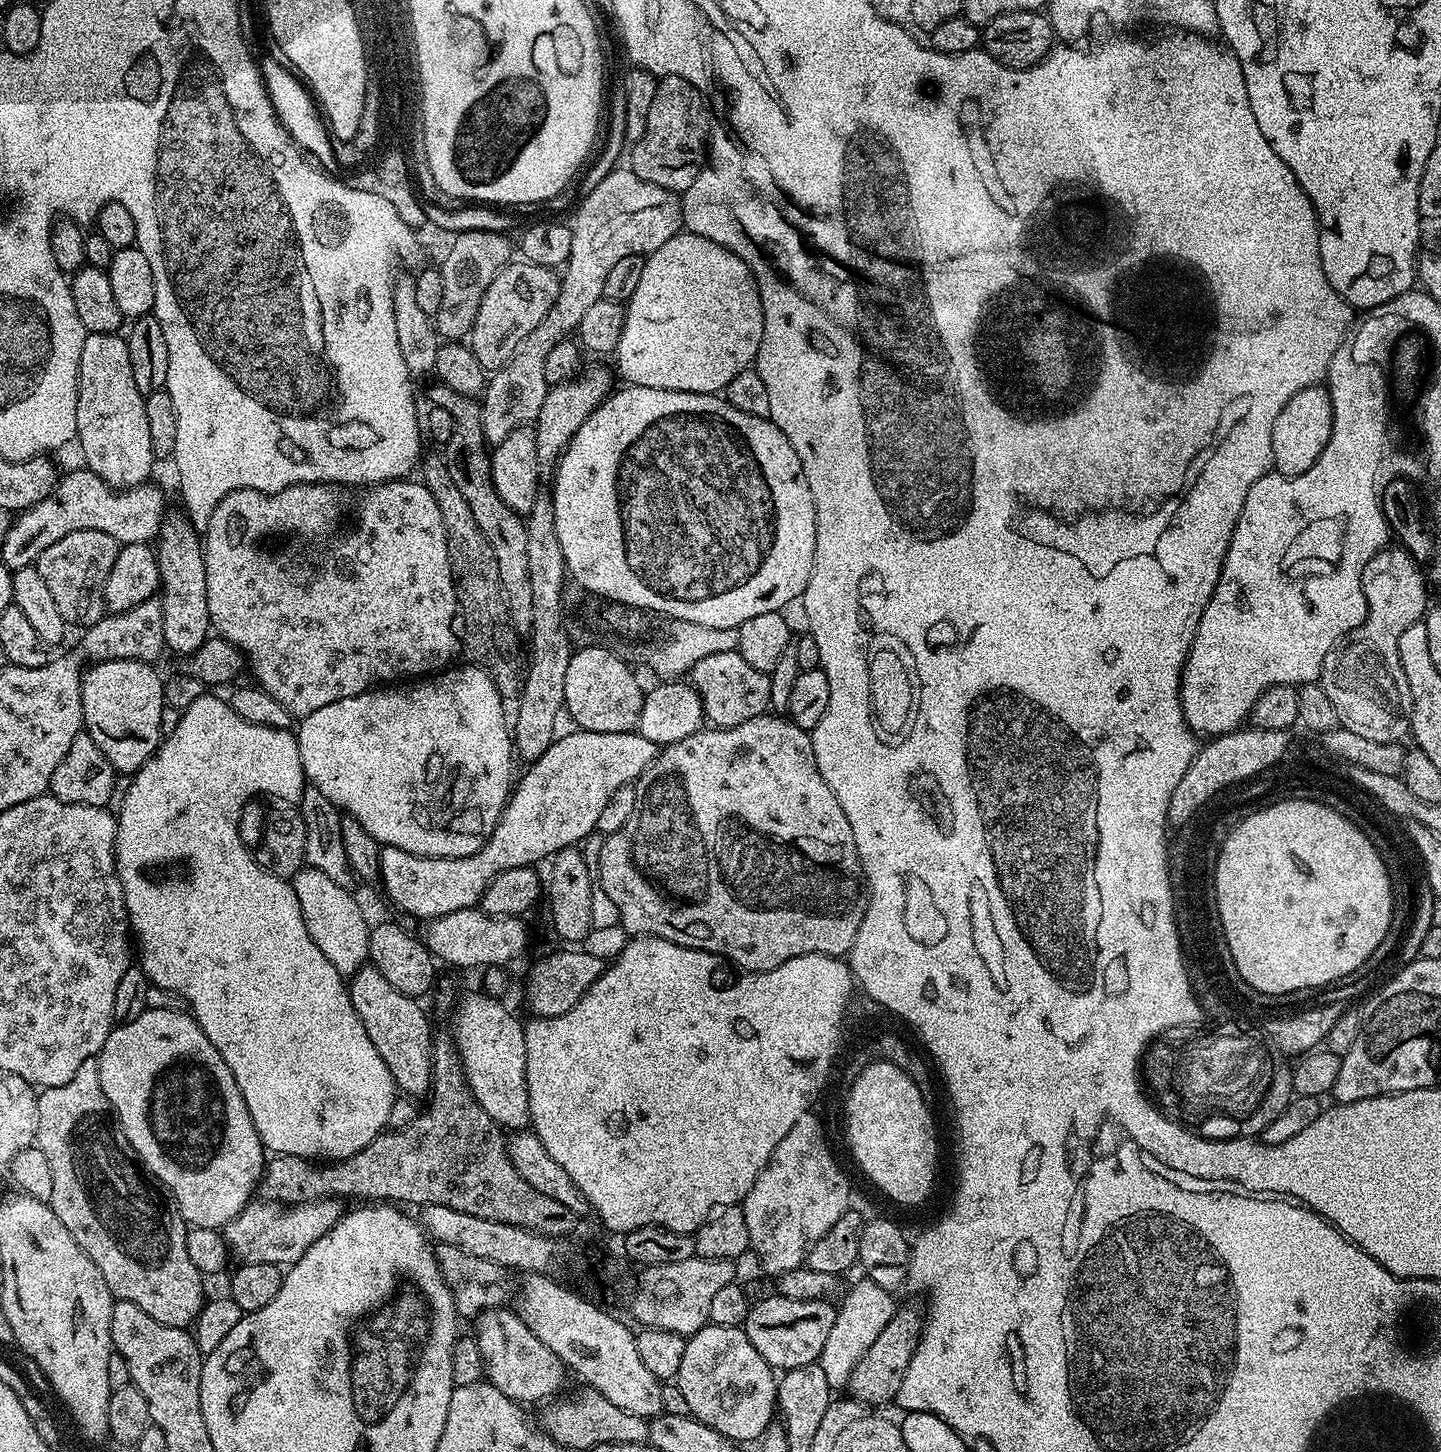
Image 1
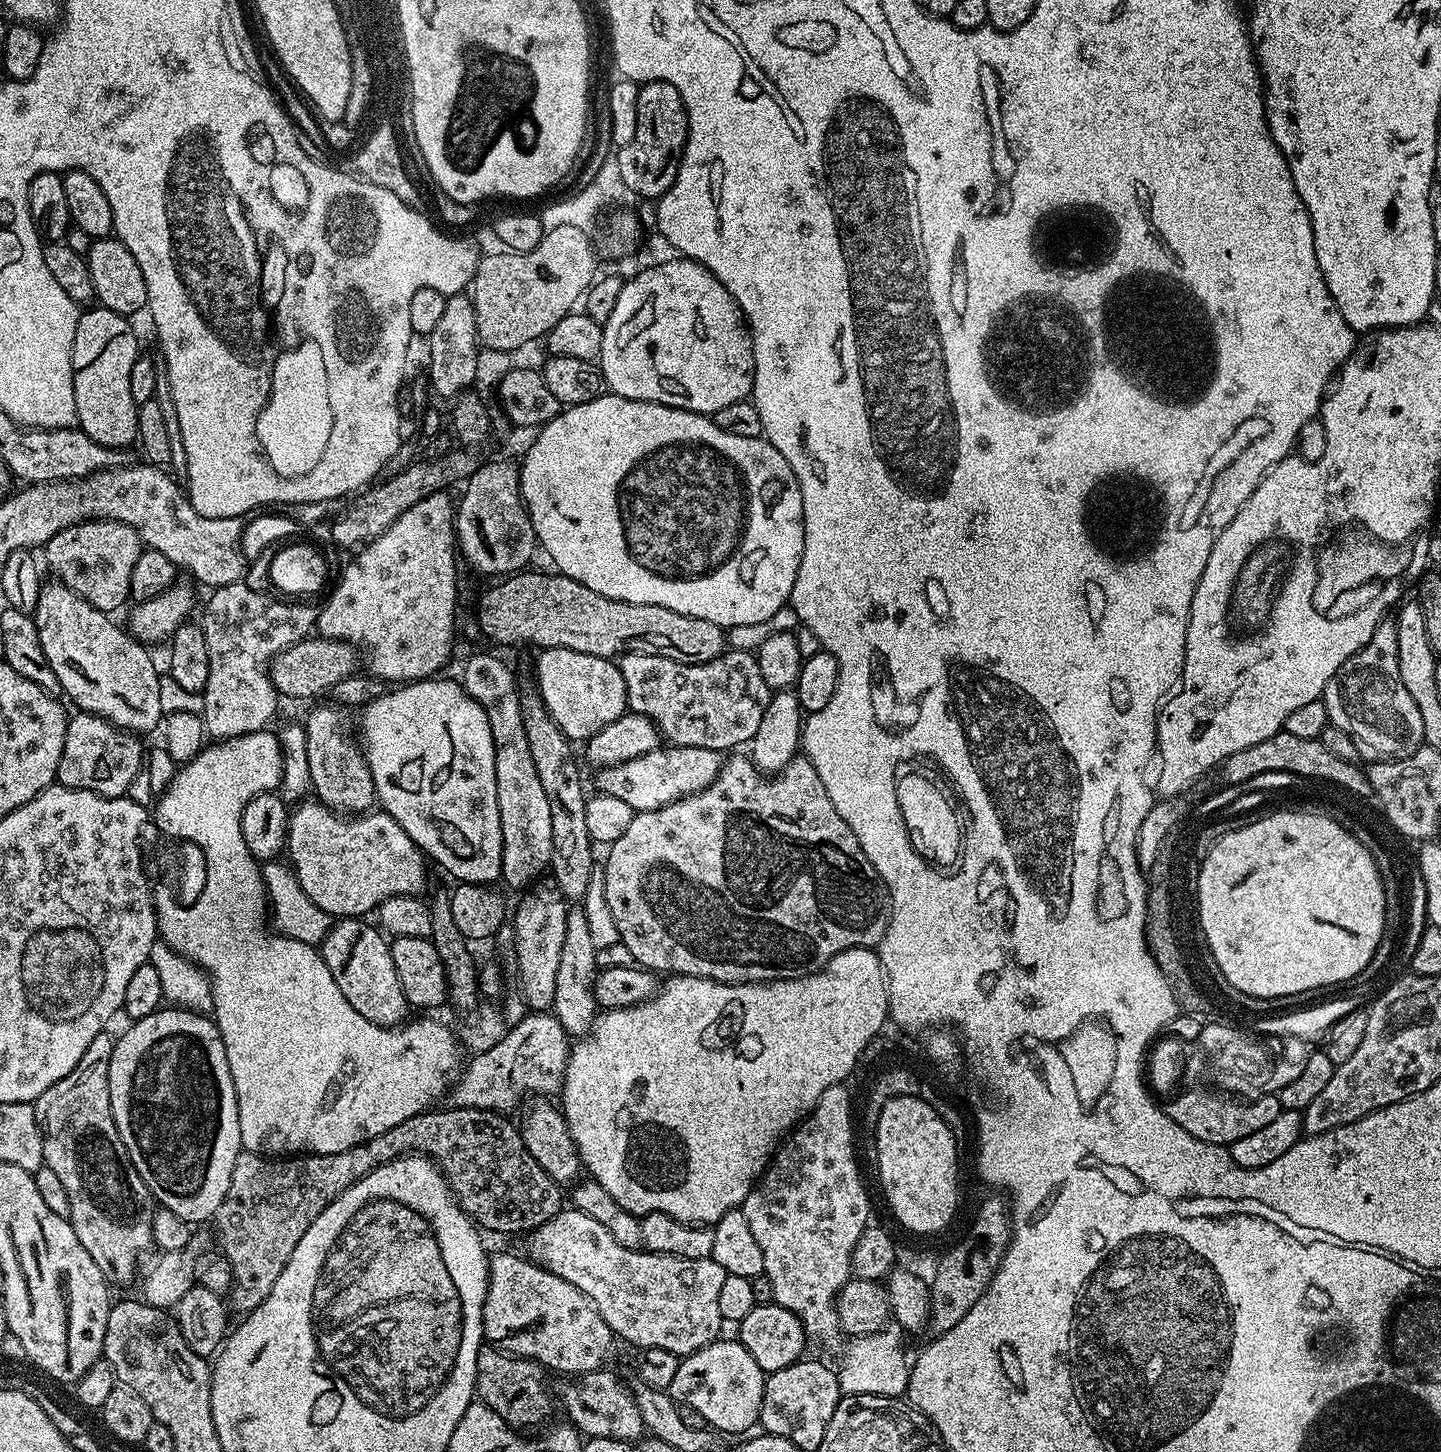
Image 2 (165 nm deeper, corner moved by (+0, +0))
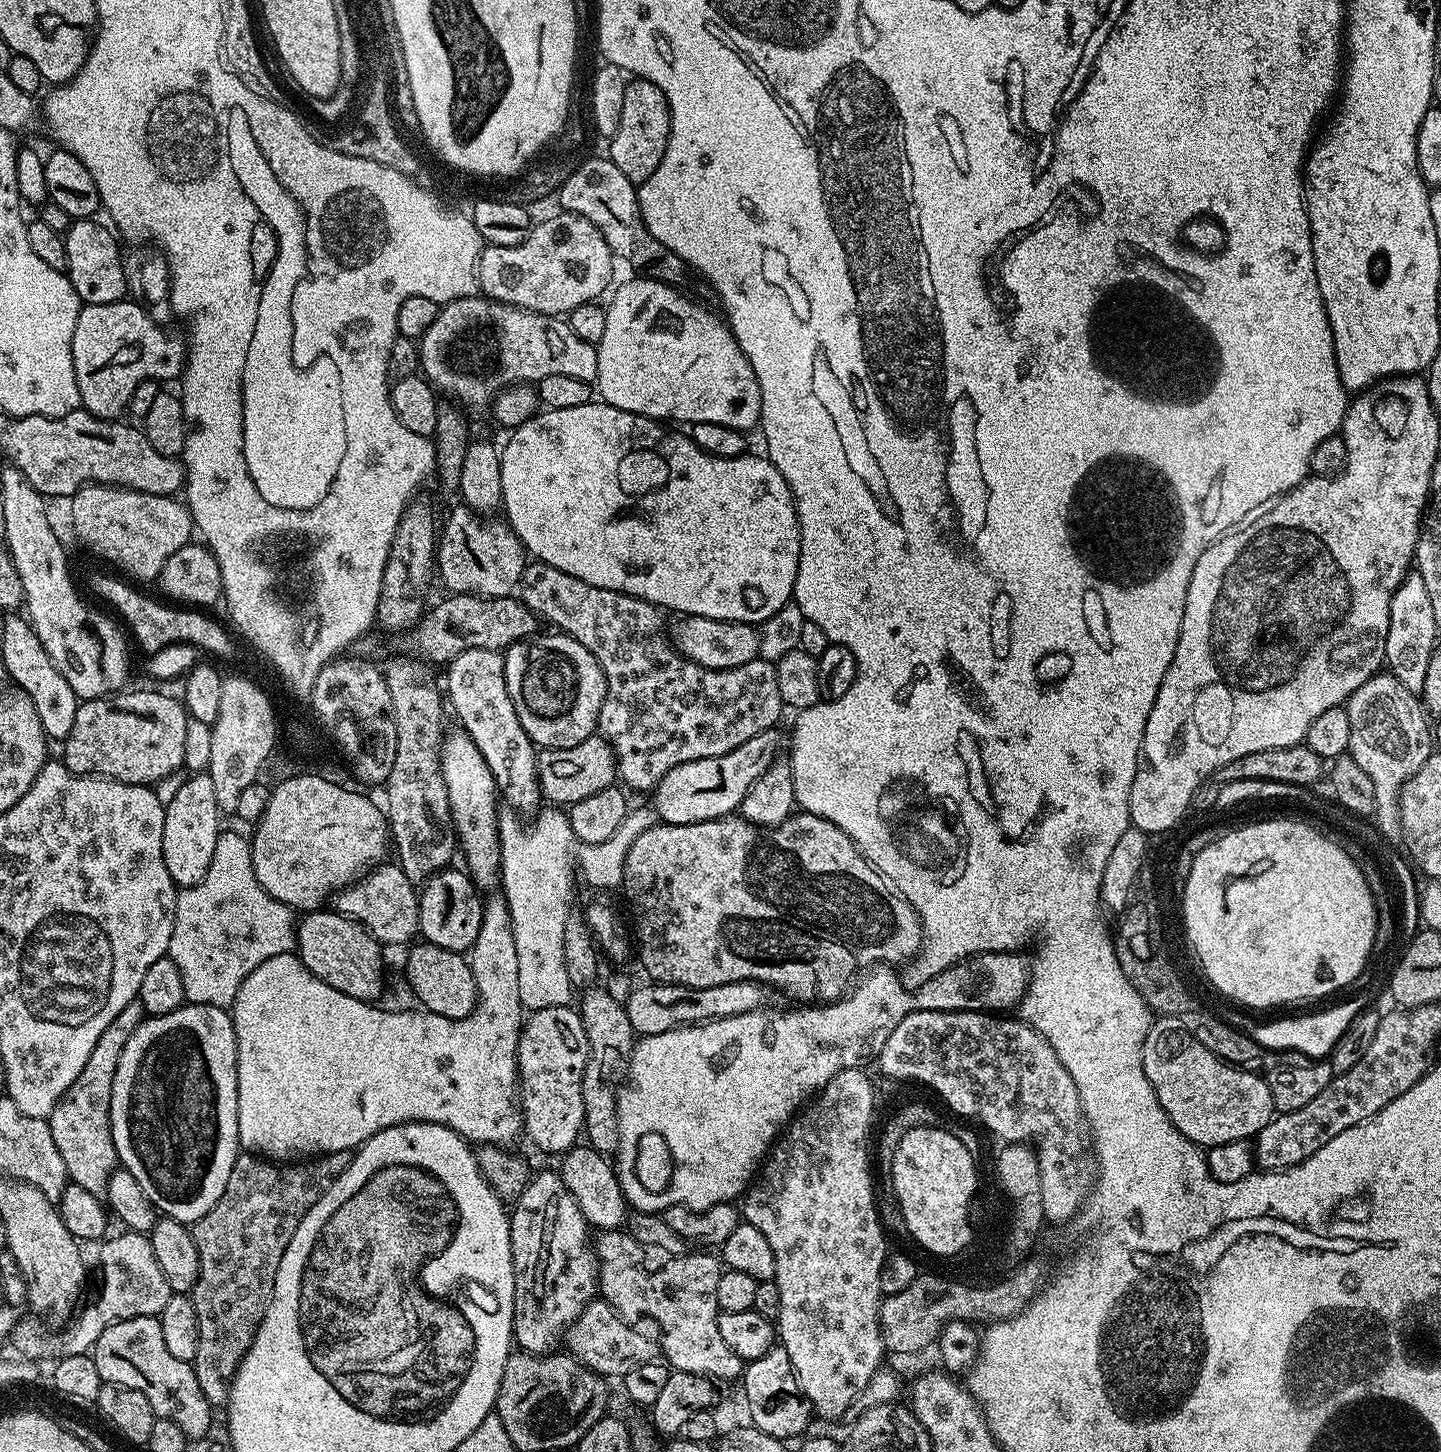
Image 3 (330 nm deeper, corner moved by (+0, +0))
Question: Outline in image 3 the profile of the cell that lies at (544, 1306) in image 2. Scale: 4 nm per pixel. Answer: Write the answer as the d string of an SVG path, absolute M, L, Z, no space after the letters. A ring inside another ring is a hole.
M594 1298L582 1310L567 1333L566 1348L590 1370L605 1378L623 1378L627 1372L634 1370L634 1366L642 1366L644 1362L655 1360L658 1356L657 1341L639 1332L636 1326L613 1310L603 1298Z

